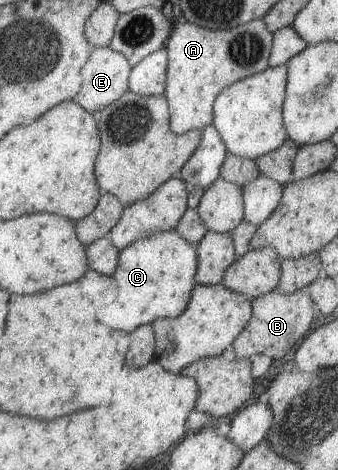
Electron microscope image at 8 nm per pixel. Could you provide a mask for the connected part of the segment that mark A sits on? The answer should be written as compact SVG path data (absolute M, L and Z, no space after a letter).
M182 18L172 19L171 22L164 47L167 51L167 66L163 96L167 101L170 131L180 135L212 124L213 101L219 91L269 67L267 59L272 34L262 19L250 20L229 30L209 30L192 25Z

